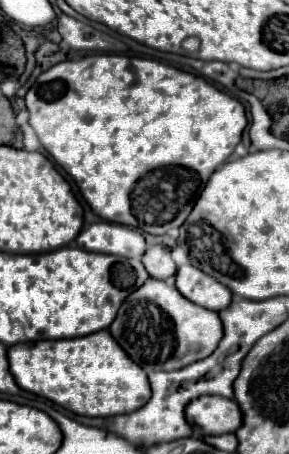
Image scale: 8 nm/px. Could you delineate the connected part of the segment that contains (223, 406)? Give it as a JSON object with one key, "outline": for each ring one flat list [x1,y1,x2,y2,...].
{"outline":[[202,396,186,408,186,420,196,434,220,436,236,432,242,426,242,410,234,400]]}

